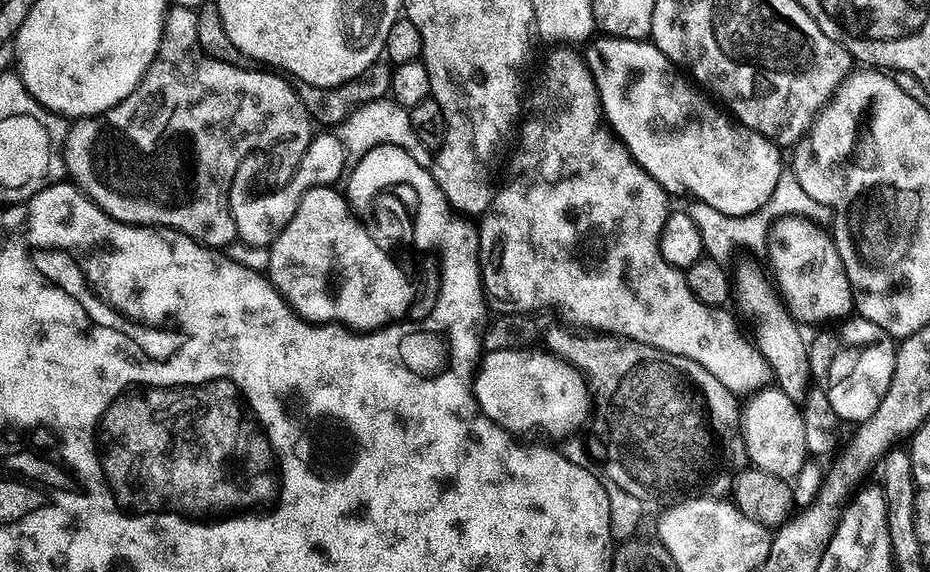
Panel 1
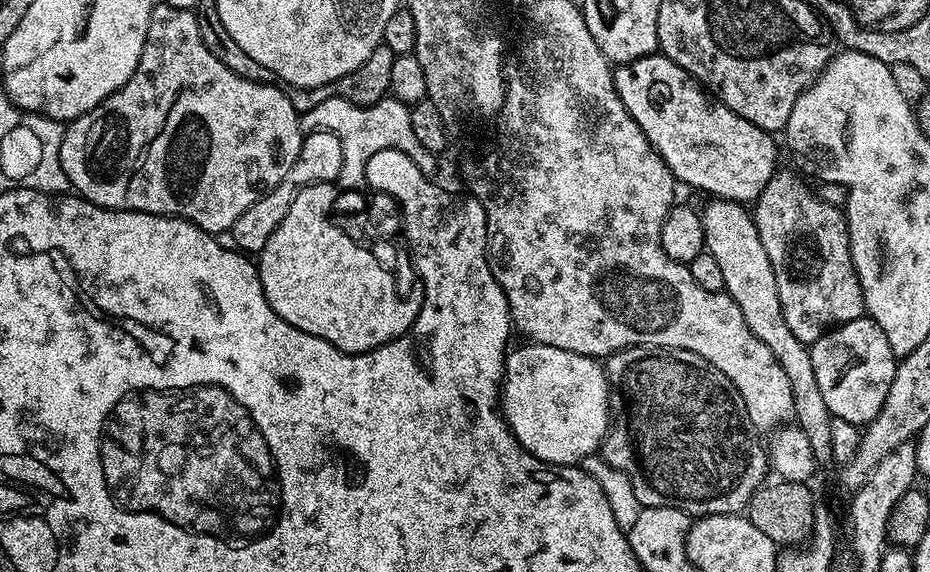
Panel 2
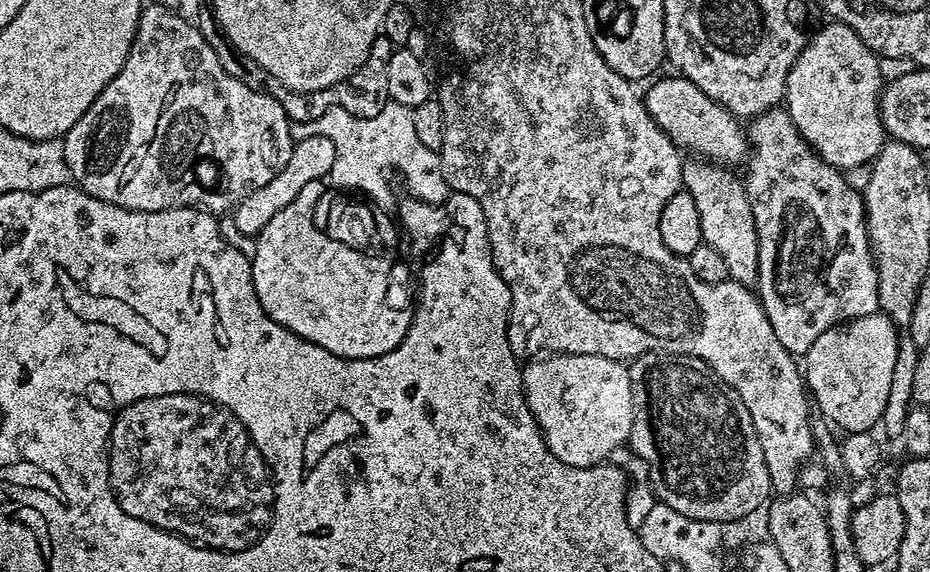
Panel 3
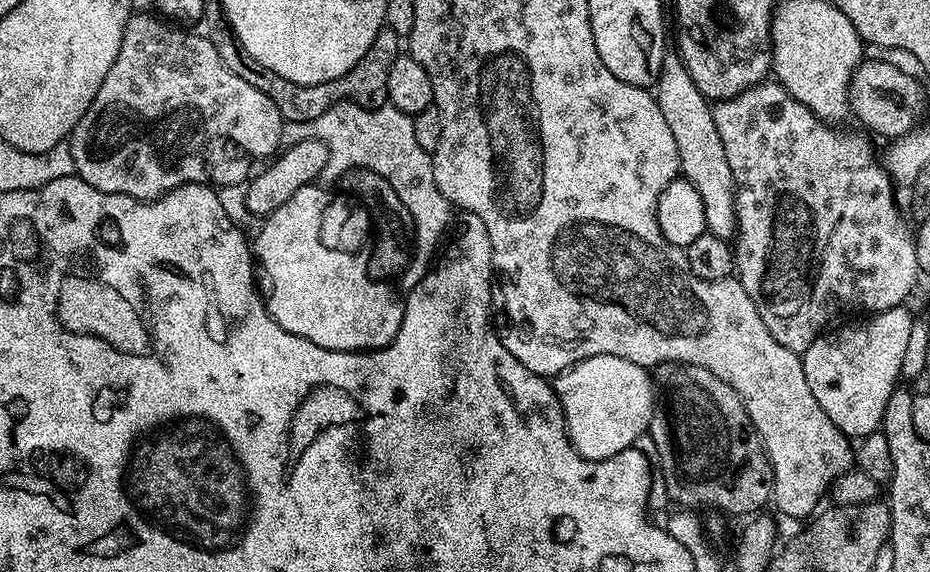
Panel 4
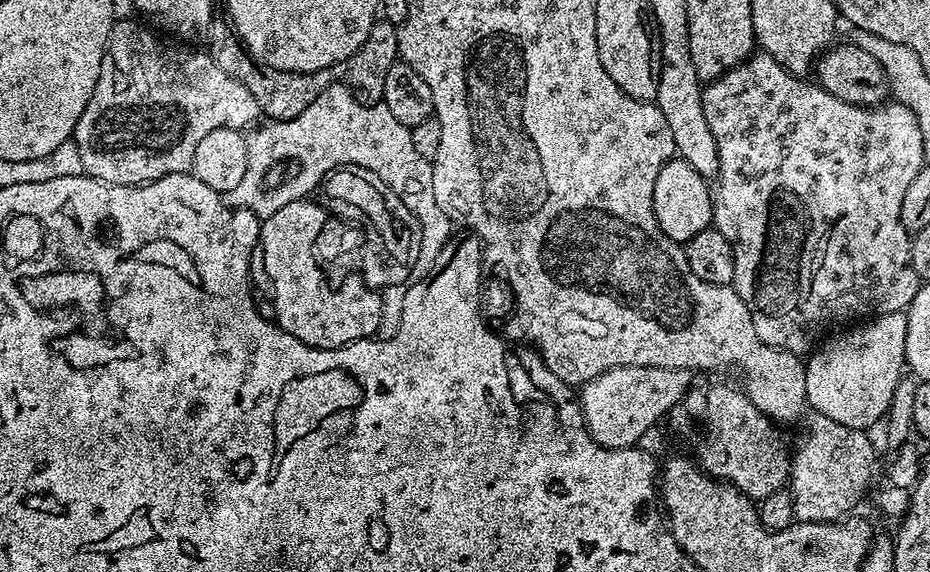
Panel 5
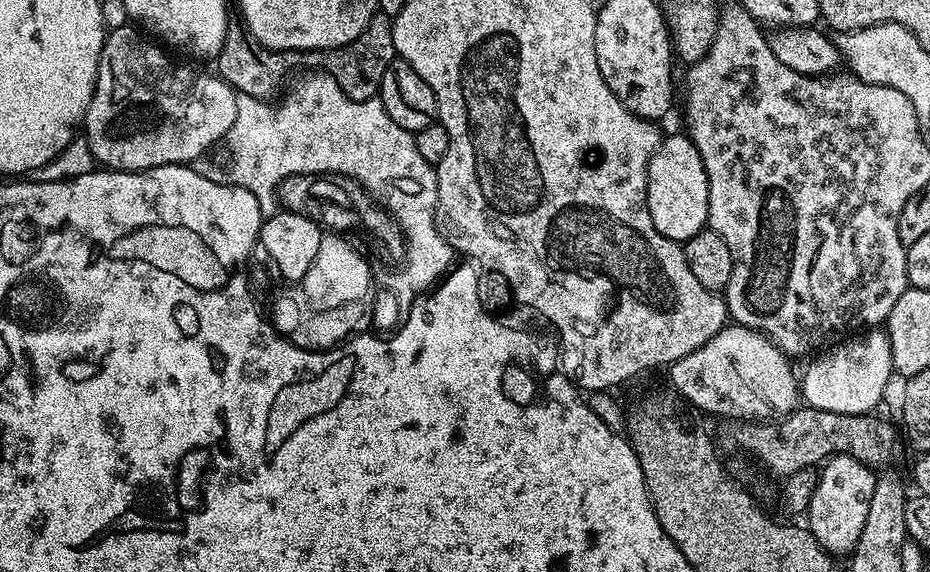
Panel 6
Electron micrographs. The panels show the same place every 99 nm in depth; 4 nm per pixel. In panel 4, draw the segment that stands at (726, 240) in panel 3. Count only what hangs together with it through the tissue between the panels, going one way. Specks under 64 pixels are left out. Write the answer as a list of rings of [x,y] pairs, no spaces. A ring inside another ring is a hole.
[[[665,51],[660,76],[654,85],[654,95],[662,110],[662,118],[670,125],[670,134],[678,142],[678,158],[683,179],[689,180],[702,198],[706,210],[706,229],[718,238],[731,241],[736,234],[736,183],[730,174],[730,162],[726,162],[726,149],[718,138],[718,126],[714,126],[713,105],[694,86],[690,70],[686,70],[679,51]]]

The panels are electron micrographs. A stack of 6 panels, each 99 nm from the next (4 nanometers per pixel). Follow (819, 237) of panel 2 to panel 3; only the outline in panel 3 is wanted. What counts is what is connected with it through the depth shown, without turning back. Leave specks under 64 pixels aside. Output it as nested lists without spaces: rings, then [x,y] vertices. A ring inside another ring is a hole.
[[[783,107],[771,108],[760,116],[751,117],[747,125],[746,135],[750,149],[746,157],[748,164],[748,176],[743,177],[744,189],[748,191],[750,198],[750,210],[754,210],[754,226],[758,230],[758,278],[754,288],[758,293],[758,299],[764,313],[770,318],[770,326],[774,326],[774,334],[778,334],[778,342],[786,346],[786,350],[793,354],[803,354],[814,346],[818,334],[826,334],[835,324],[842,324],[846,320],[857,320],[863,316],[869,316],[880,312],[880,299],[878,298],[878,270],[876,269],[876,257],[872,255],[872,241],[868,239],[868,217],[864,207],[864,197],[861,189],[848,184],[848,180],[841,169],[833,164],[827,164],[816,153],[815,148],[804,139],[804,136],[794,126],[794,122],[788,111]]]

